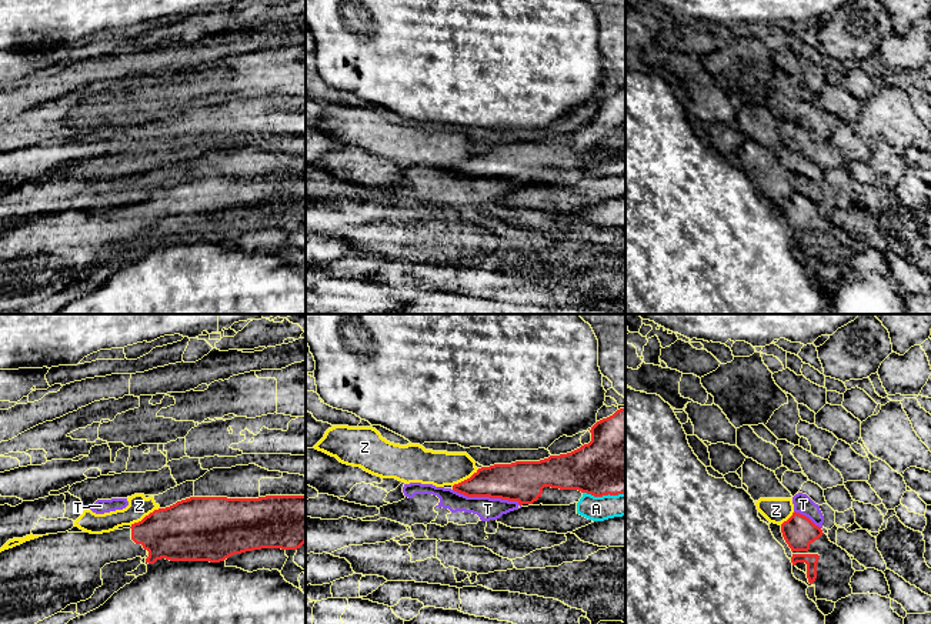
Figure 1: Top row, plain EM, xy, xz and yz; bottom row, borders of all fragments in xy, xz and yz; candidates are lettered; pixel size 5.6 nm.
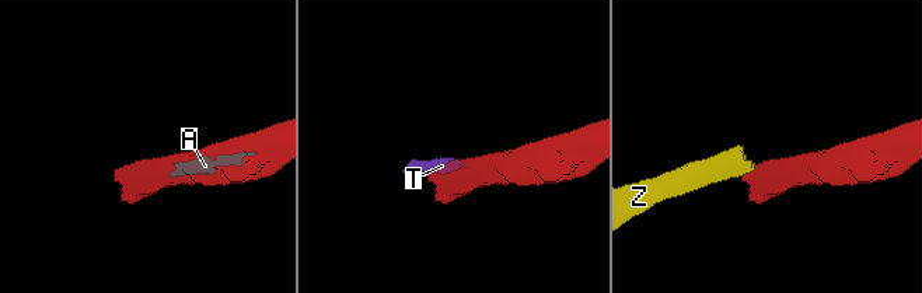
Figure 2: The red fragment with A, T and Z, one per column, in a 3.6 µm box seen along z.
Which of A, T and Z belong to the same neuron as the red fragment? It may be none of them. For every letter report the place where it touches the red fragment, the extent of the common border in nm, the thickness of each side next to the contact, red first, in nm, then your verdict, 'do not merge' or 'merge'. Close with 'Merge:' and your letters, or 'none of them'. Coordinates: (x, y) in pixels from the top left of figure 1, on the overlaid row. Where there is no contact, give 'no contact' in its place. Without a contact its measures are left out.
A: contact xz (604, 494); length 240 nm; calibres 420 and 140 nm; do not merge
T: contact xz (487, 496); length 400 nm; calibres 240 and 130 nm; do not merge
Z: contact xy (146, 516); length 190 nm; calibres 340 and 120 nm; do not merge
Merge: none of them

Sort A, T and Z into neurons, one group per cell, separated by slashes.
A / T / Z

